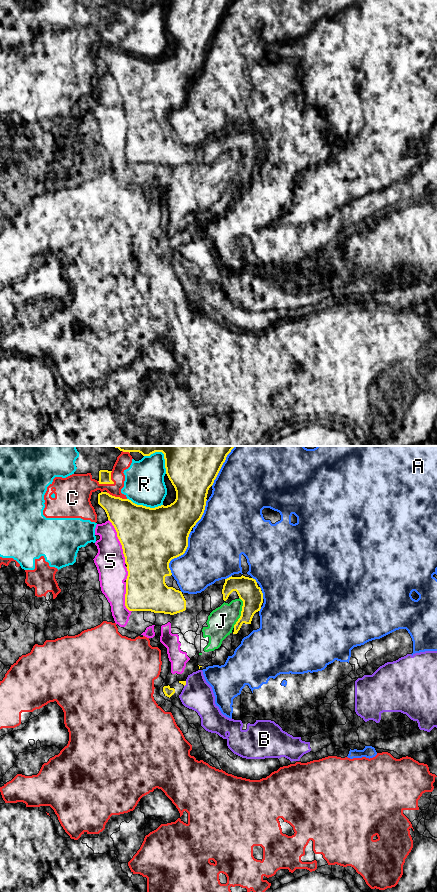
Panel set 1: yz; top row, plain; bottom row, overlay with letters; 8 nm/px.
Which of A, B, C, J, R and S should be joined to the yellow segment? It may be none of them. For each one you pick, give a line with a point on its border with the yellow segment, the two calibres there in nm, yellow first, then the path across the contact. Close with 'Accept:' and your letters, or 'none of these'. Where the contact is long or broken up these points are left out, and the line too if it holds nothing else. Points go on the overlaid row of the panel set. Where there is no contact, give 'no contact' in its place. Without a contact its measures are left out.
B: yz (185, 684) | 30/240 nm | across yz (182, 682), (185, 684), (197, 694)
Accept: B

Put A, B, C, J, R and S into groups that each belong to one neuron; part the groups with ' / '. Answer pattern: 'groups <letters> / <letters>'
groups A / B / C / J S / R

